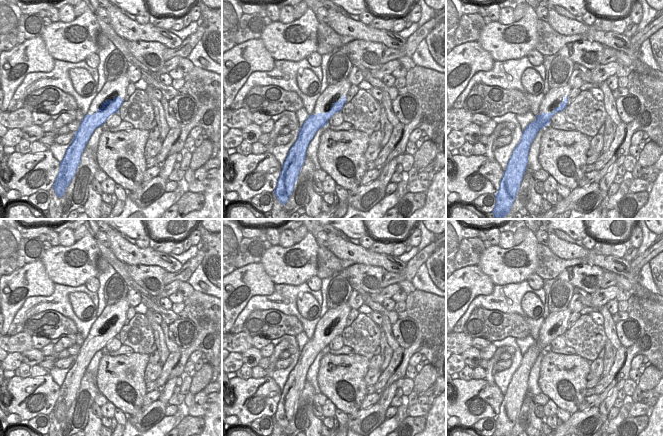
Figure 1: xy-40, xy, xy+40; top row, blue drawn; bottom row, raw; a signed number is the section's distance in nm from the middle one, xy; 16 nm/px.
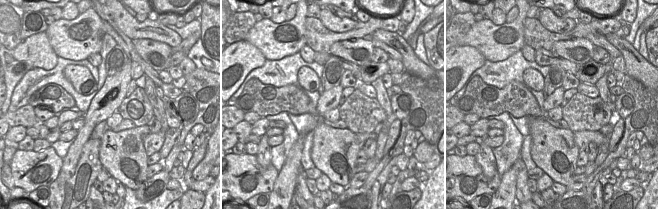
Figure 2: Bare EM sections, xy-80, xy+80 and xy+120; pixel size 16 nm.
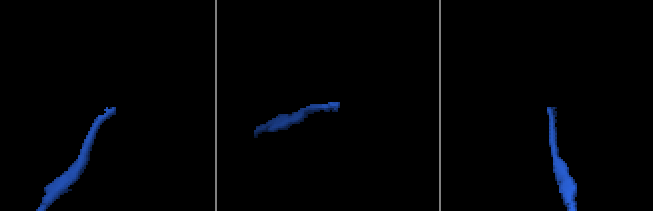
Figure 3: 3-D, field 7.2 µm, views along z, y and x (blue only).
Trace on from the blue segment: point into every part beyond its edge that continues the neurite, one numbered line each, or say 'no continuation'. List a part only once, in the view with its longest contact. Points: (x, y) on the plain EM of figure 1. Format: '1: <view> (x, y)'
1: xy (323, 328)

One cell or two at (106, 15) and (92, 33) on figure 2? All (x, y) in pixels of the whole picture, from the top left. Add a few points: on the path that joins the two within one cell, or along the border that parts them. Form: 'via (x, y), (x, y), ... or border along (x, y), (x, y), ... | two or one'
border along (94, 10), (103, 20) | two

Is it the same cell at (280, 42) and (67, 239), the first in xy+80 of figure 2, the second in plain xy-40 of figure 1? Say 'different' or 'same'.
different

